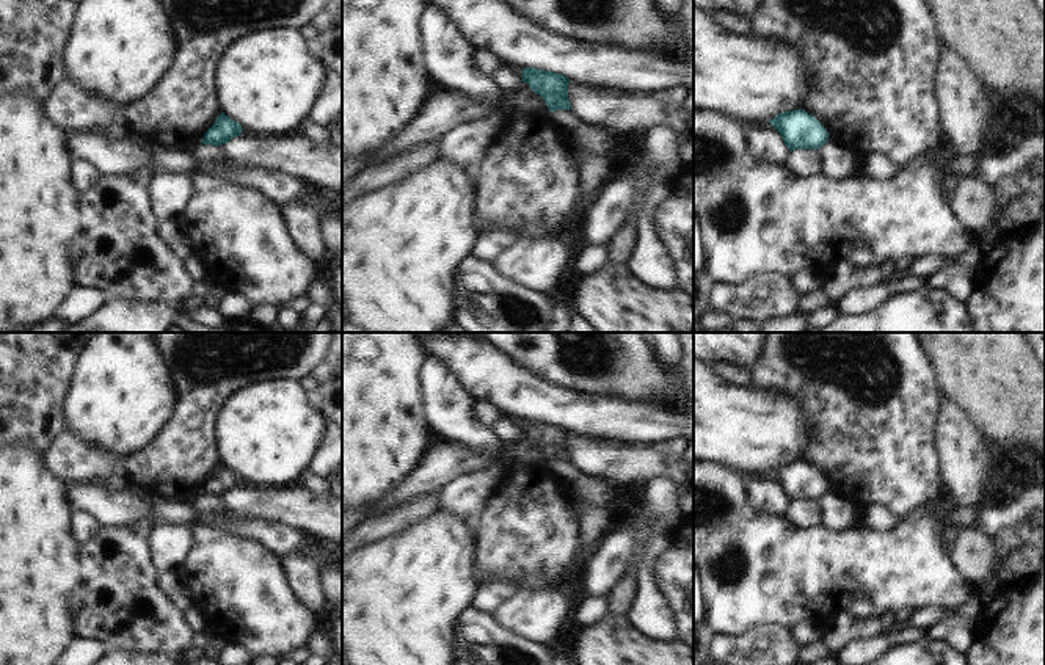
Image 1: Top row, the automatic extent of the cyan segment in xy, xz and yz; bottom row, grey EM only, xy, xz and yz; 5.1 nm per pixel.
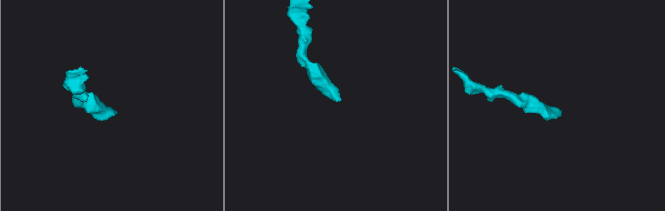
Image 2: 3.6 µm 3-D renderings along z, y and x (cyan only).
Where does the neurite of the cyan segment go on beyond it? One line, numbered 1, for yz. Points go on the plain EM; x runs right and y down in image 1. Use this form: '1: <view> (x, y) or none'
1: none

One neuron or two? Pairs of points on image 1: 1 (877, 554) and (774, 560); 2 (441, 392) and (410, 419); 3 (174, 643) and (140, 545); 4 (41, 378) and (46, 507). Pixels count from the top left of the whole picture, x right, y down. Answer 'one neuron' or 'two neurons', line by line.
1: one neuron
2: two neurons
3: one neuron
4: two neurons

